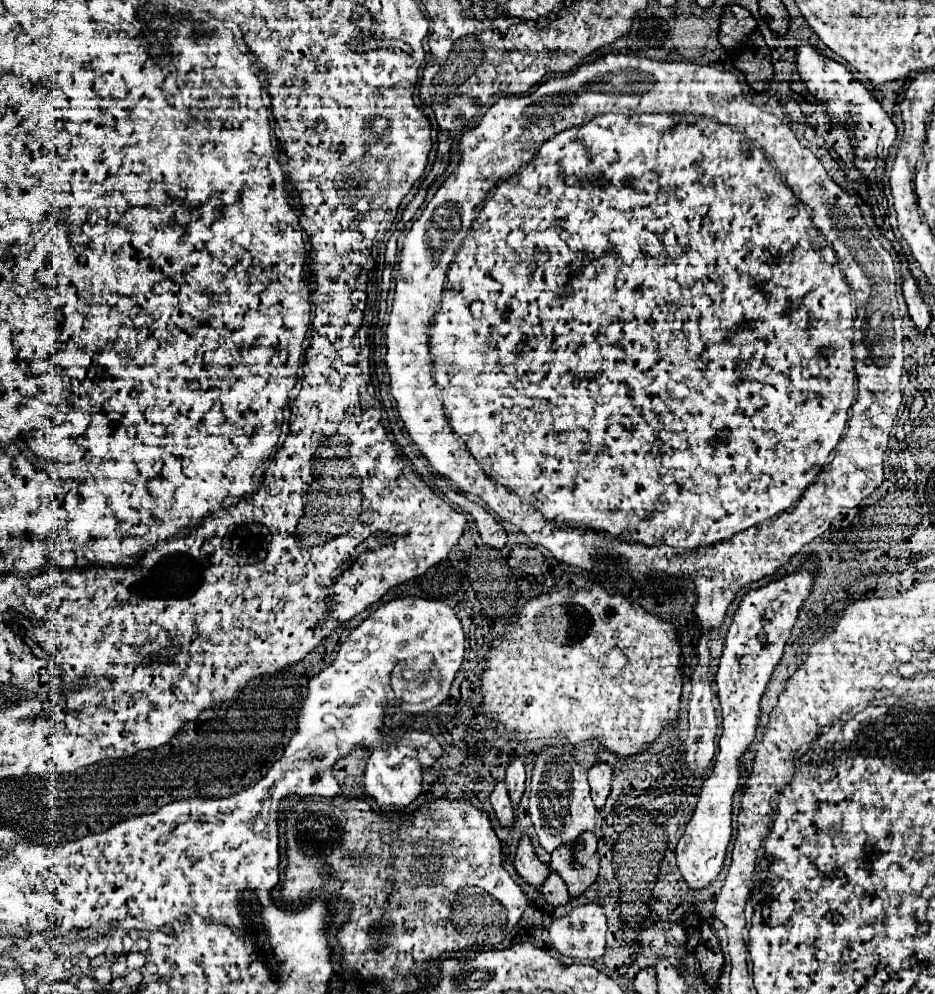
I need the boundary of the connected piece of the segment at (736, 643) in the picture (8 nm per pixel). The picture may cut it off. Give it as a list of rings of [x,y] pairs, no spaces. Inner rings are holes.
[[[805,561],[799,573],[791,573],[781,581],[769,583],[763,589],[747,591],[743,603],[733,615],[715,681],[723,713],[723,735],[719,739],[719,753],[715,757],[713,775],[703,781],[695,813],[677,843],[677,867],[691,891],[705,889],[717,879],[723,869],[727,845],[731,839],[731,801],[739,785],[739,759],[755,737],[757,721],[761,715],[759,701],[765,693],[775,665],[781,661],[783,647],[797,621],[799,607],[811,591],[811,571],[813,561]]]

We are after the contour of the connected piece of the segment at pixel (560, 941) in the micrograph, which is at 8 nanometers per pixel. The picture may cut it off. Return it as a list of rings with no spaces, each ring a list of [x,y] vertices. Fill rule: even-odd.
[[[597,903],[575,907],[569,915],[555,919],[549,927],[553,947],[561,955],[579,961],[595,961],[605,953],[605,933],[605,913]]]

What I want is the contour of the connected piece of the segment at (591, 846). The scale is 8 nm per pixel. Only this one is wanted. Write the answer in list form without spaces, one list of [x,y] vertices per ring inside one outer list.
[[[583,833],[573,847],[555,849],[551,867],[565,881],[571,899],[583,895],[599,875],[597,837],[593,833]]]

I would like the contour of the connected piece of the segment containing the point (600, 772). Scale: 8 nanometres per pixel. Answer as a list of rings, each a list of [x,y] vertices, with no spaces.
[[[599,763],[589,769],[589,785],[591,785],[591,797],[595,801],[595,807],[601,811],[605,807],[605,801],[609,797],[609,785],[613,777],[613,769],[607,763]]]

